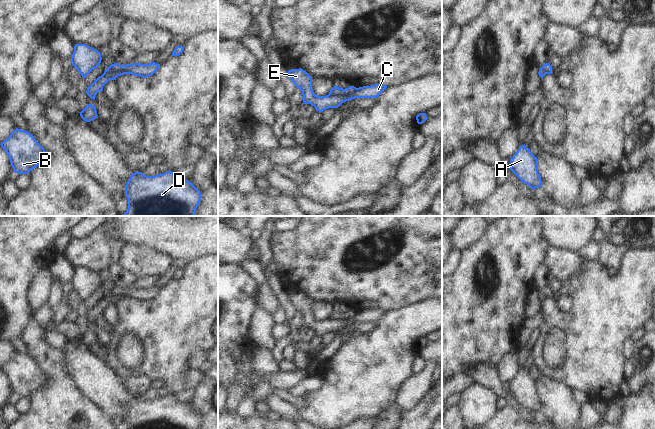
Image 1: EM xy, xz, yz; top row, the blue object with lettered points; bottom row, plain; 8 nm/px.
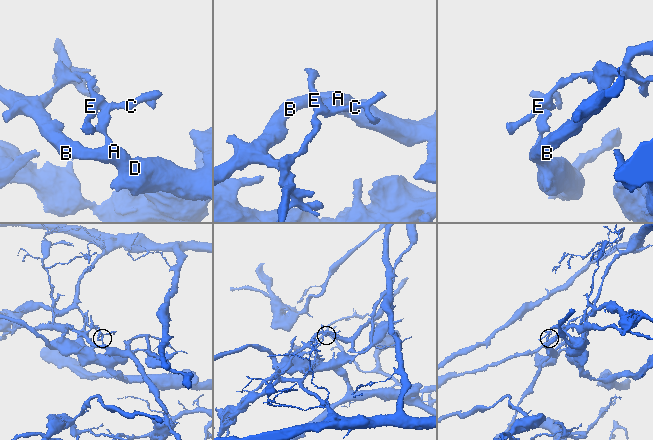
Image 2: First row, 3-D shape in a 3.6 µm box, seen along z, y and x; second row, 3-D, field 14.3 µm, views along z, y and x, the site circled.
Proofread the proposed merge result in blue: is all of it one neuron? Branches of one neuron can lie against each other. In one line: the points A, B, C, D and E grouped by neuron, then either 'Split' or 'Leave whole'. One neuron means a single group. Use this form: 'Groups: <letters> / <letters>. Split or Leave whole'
Groups: A B D / C E. Split

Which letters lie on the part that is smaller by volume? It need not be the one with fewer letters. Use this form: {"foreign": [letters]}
{"foreign": ["A", "B", "D"]}

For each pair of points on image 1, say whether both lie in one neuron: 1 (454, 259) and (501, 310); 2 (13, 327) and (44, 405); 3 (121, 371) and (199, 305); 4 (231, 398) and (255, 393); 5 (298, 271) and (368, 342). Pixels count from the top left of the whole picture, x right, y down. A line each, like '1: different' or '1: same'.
1: different
2: different
3: same
4: different
5: different

